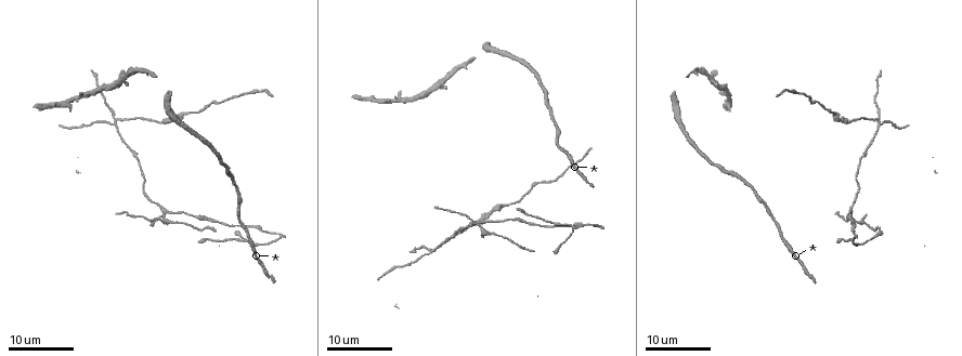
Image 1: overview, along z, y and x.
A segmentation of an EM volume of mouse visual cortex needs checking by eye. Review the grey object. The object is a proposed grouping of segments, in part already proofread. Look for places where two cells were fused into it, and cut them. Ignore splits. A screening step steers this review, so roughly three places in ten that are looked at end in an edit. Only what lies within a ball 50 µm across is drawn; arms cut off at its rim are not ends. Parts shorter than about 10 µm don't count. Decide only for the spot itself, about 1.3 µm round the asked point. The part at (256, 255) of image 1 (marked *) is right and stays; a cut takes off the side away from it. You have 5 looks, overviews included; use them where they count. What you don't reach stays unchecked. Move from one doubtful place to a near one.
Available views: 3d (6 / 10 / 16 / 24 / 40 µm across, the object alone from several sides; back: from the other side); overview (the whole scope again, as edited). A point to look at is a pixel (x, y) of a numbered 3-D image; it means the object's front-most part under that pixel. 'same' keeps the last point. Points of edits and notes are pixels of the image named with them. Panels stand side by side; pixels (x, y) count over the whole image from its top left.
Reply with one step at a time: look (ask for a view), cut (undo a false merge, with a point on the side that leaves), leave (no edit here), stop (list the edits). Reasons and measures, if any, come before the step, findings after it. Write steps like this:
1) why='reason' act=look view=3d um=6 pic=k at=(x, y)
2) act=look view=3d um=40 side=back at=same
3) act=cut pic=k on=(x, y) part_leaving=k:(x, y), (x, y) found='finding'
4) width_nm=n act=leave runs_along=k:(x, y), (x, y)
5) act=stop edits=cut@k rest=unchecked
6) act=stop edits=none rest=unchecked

why='sudden change in width' act=look view=3d um=24 pic=1 at=(159, 219)

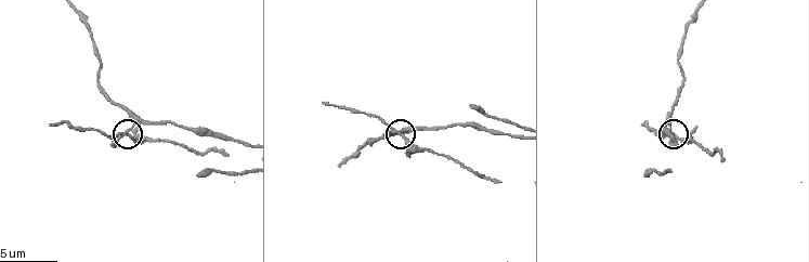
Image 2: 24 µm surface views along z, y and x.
act=look view=3d um=10 pic=2 at=(133, 135)

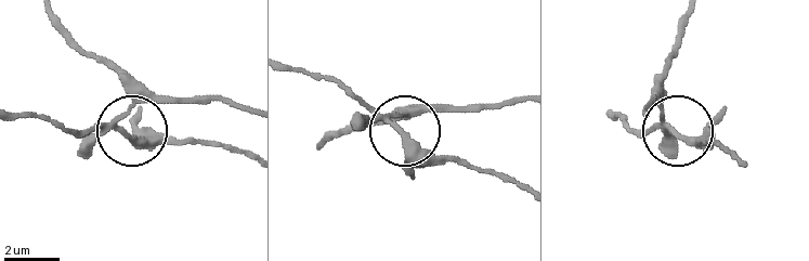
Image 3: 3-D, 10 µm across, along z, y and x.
arms=3 act=cut pic=3 on=(129, 141) found='a second cell is stuck on'

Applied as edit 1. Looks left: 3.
why='thick turns thin' act=look view=3d um=6 pic=2 at=(686, 29)

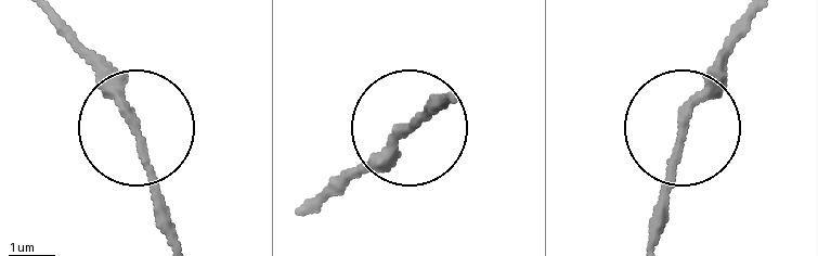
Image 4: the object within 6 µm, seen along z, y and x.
why='other side' act=look view=3d um=6 side=back pic=4 at=(405, 129)

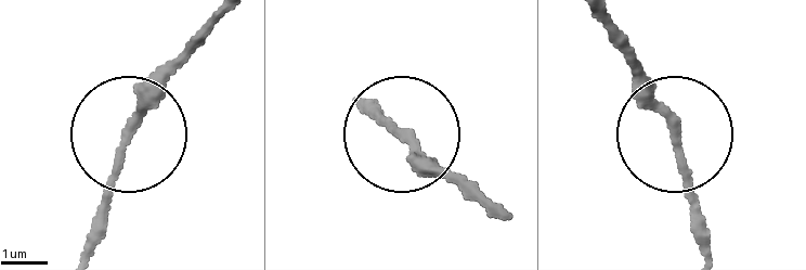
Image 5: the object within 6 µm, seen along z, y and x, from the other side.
act=leave runs_along=5:(83, 251), (134, 111), (208, 33) found='continuous, no second cell'

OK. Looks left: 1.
act=stop edits=cut@3 rest=unchecked

